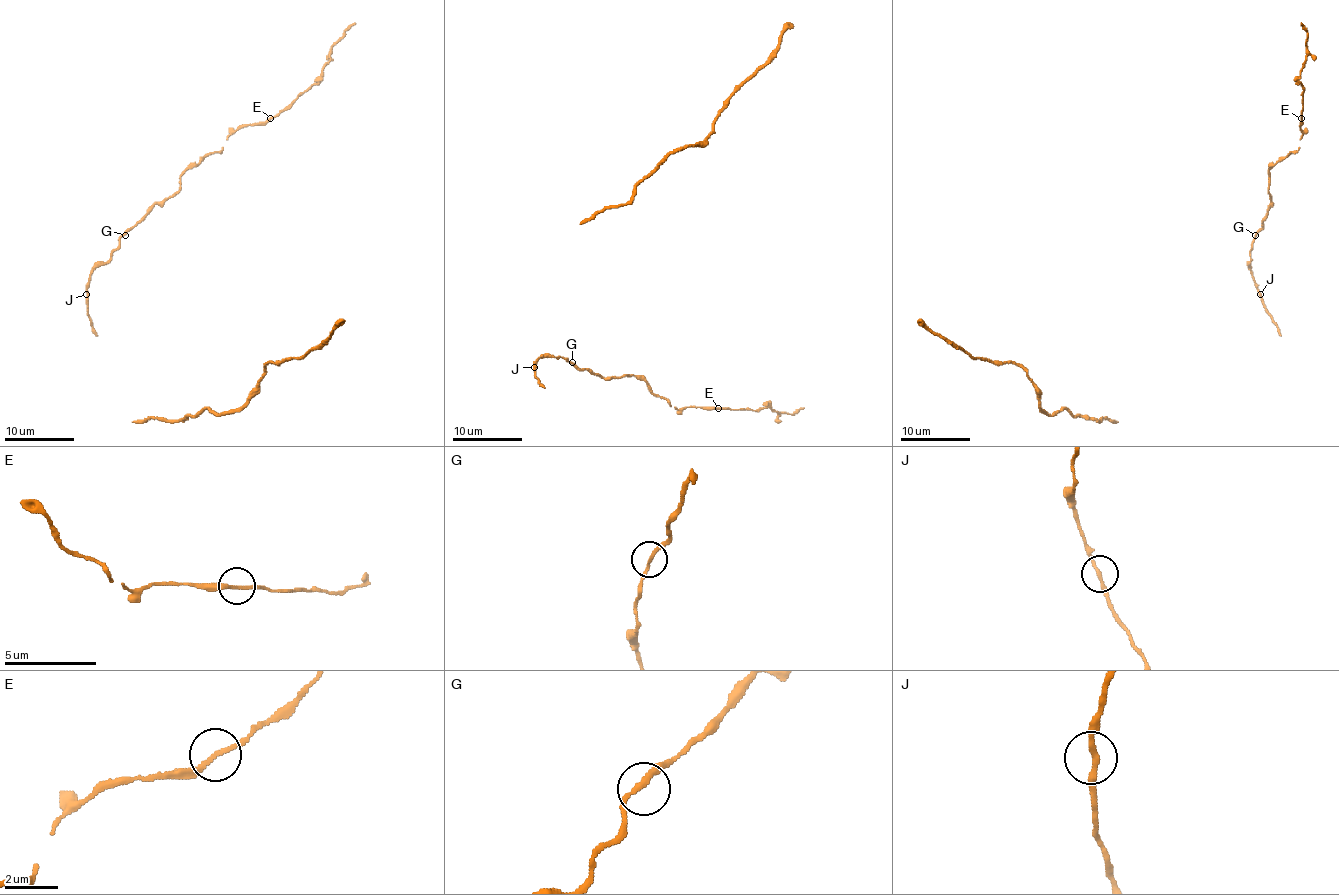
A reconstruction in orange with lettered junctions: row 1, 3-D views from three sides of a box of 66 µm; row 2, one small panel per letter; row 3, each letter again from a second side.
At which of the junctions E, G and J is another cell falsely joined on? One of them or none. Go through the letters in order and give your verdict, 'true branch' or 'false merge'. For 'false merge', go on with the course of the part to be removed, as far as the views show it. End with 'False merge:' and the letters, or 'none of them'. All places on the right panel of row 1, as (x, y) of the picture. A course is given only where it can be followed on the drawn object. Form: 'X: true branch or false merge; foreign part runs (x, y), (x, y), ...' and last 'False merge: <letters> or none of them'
E: true branch
G: true branch
J: true branch
False merge: none of them

